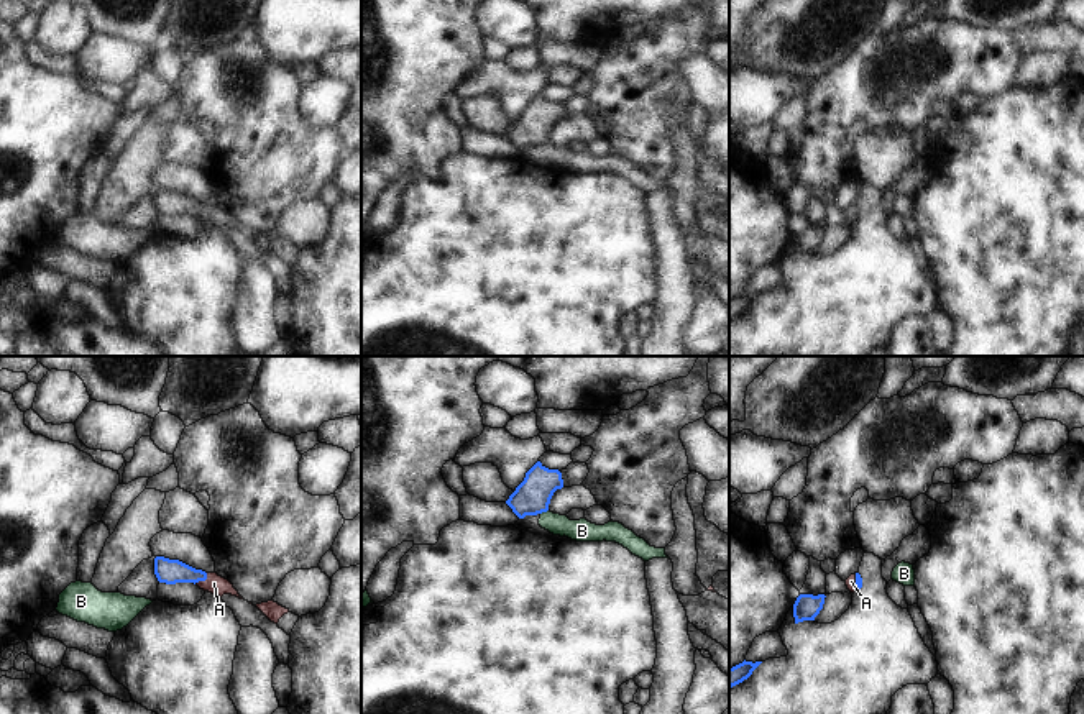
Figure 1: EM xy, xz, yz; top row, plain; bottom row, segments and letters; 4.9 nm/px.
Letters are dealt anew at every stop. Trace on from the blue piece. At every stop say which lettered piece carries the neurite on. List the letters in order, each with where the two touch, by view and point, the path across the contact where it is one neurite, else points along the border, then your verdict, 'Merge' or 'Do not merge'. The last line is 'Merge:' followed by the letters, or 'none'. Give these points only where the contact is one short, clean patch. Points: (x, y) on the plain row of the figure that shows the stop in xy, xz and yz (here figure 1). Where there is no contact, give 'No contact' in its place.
A: Touches blue at xy (202, 212). Path across: xy (169, 204), (188, 205), (202, 212), (214, 215). Merge
B: Touches blue at xz (544, 143). Boundary: xz (547, 141), (541, 146). Do not merge
Merge: A

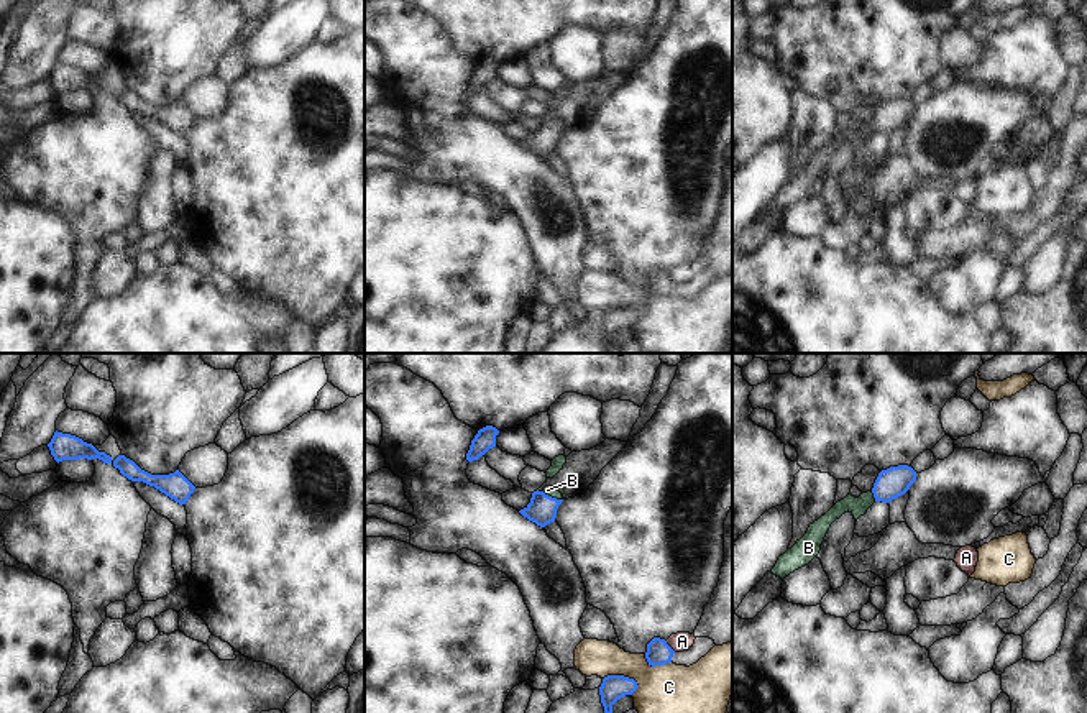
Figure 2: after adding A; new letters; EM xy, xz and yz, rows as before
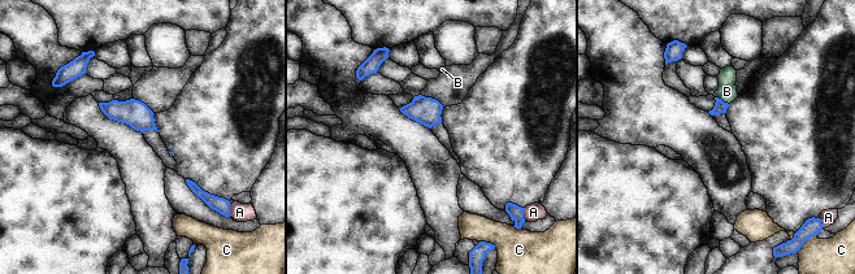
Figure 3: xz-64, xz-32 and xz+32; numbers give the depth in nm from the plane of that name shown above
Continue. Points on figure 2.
A: Touches blue at xz (669, 278). Boundary: xz (665, 273), (675, 283). Do not merge
B: Touches blue at xz (550, 128). Path across: xz (542, 142), (550, 128), (547, 122). Merge
C: Touches blue at xz (621, 308). Boundary: xz (603, 309), (628, 308), (639, 317). Do not merge
Merge: B

